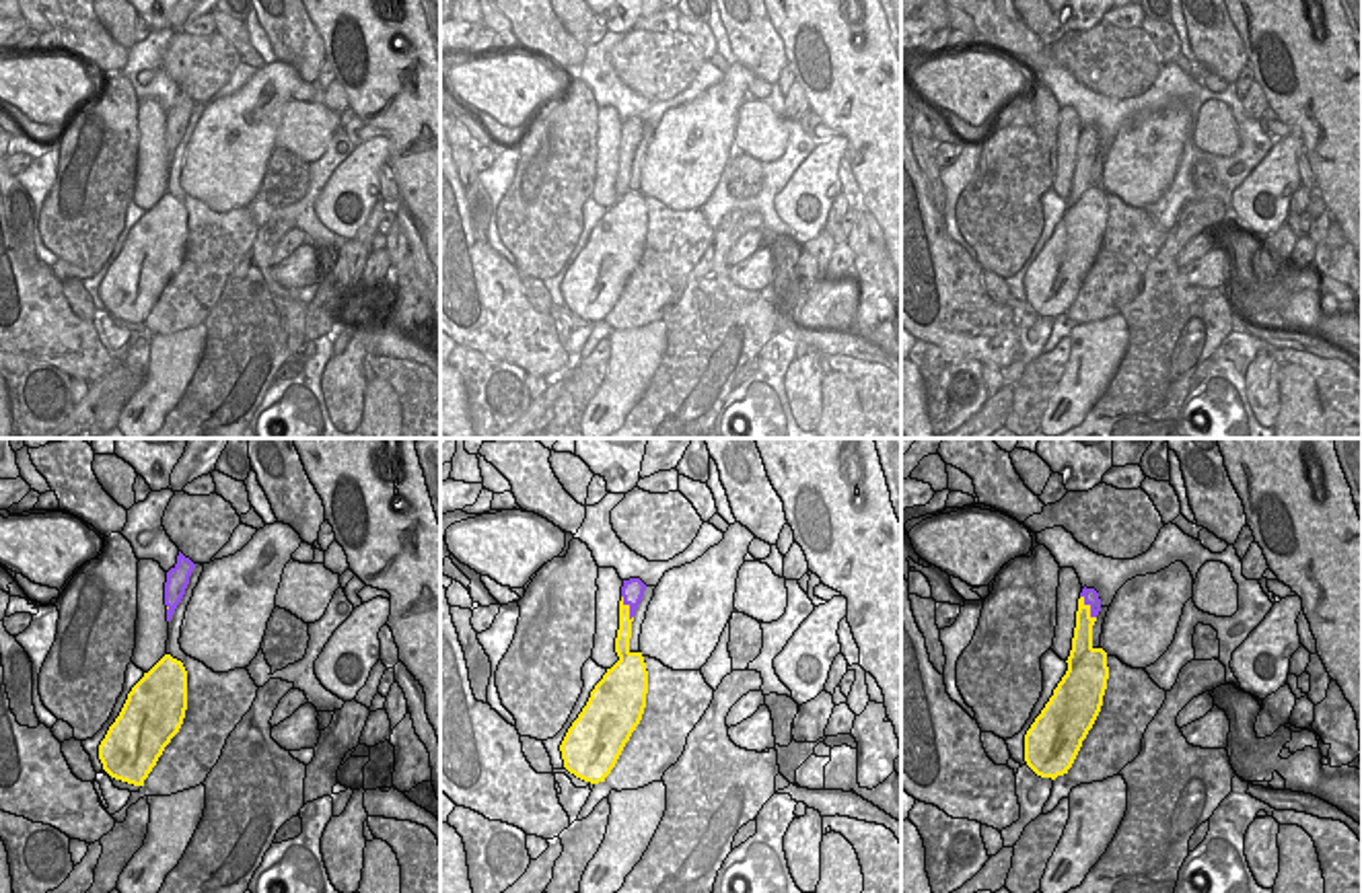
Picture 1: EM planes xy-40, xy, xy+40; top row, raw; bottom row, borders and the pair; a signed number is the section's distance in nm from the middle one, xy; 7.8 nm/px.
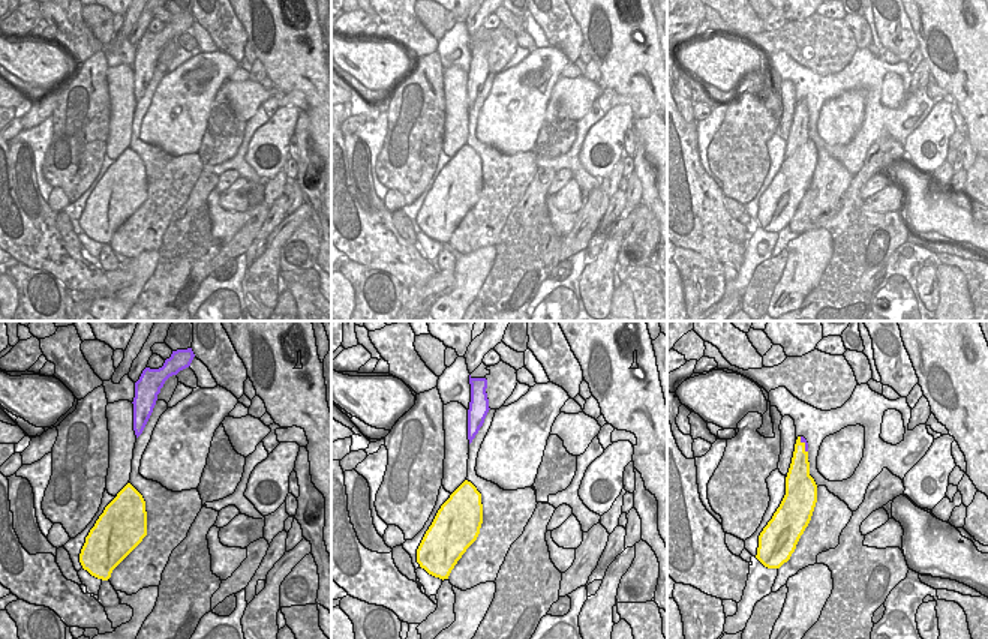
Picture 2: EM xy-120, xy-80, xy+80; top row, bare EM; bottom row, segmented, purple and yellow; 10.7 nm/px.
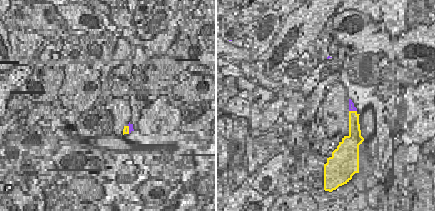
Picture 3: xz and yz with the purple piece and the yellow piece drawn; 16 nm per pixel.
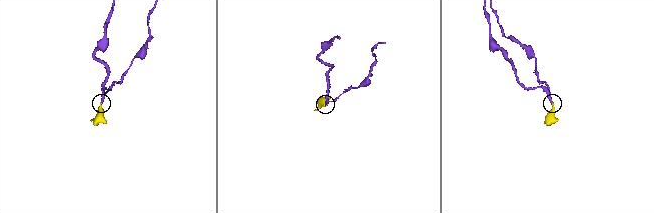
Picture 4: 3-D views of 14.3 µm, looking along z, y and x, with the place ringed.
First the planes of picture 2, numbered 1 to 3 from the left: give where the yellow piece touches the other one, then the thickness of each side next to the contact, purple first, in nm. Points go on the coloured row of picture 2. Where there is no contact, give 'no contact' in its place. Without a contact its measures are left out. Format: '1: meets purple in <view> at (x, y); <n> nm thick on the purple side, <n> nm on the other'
1: no contact
2: no contact
3: meets purple in xy+80 at (805, 444); 60 nm thick on the purple side, 220 nm on the other

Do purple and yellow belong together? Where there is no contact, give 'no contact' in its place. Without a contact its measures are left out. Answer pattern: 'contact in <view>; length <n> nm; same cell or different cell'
contact in xy+40; length 220 nm; different cell

